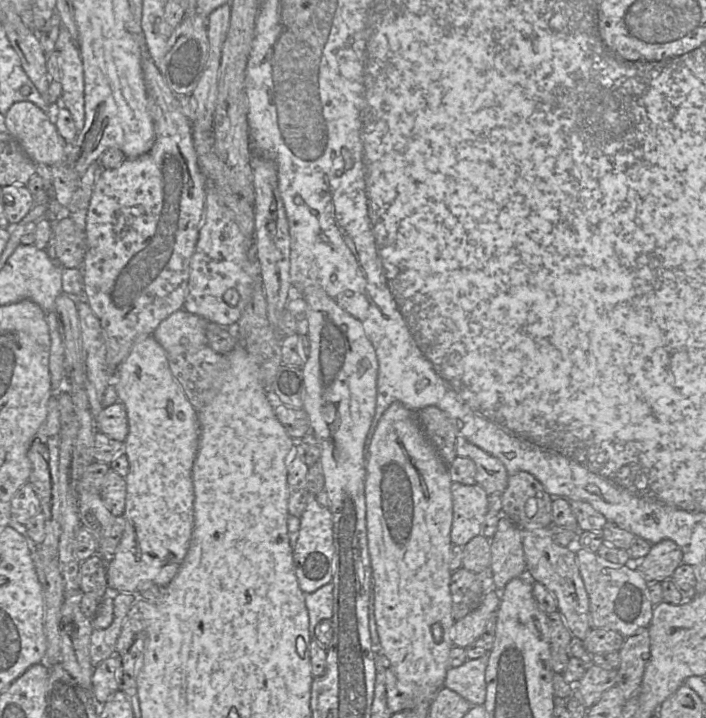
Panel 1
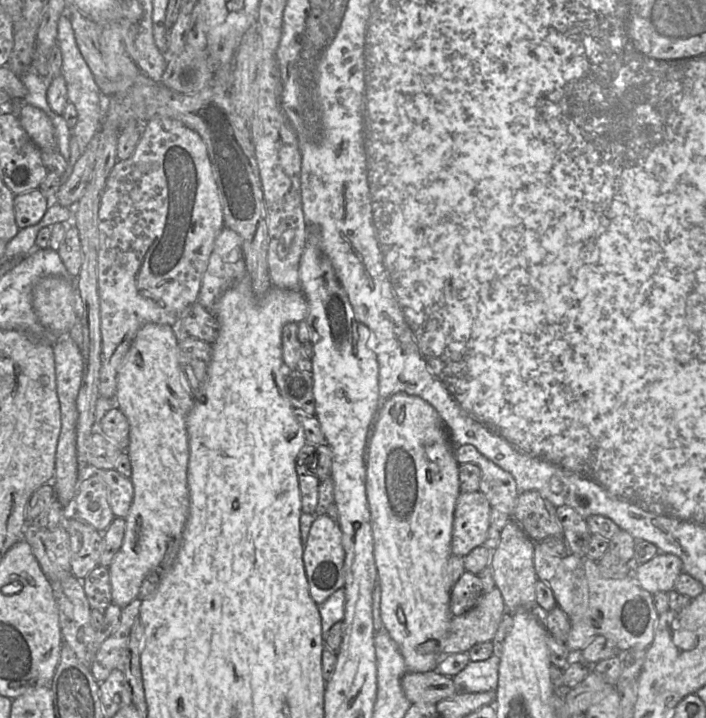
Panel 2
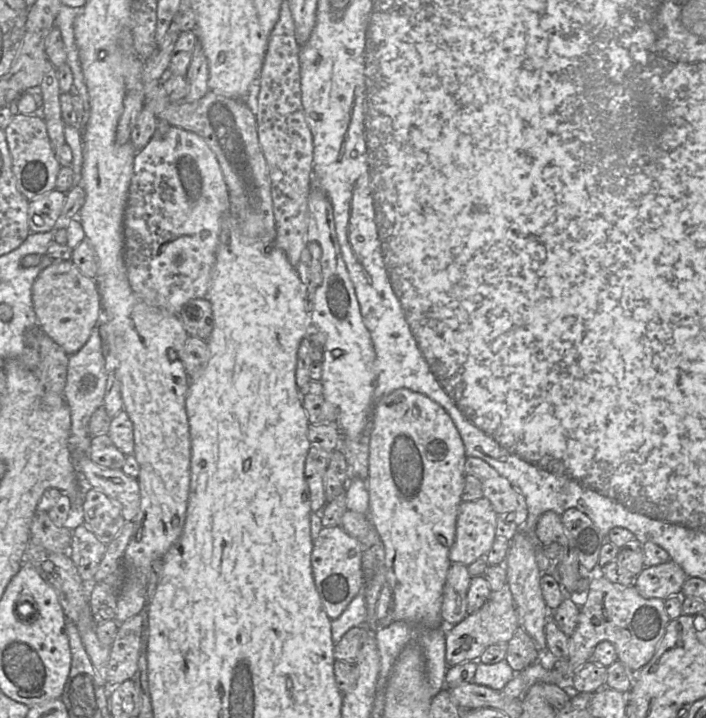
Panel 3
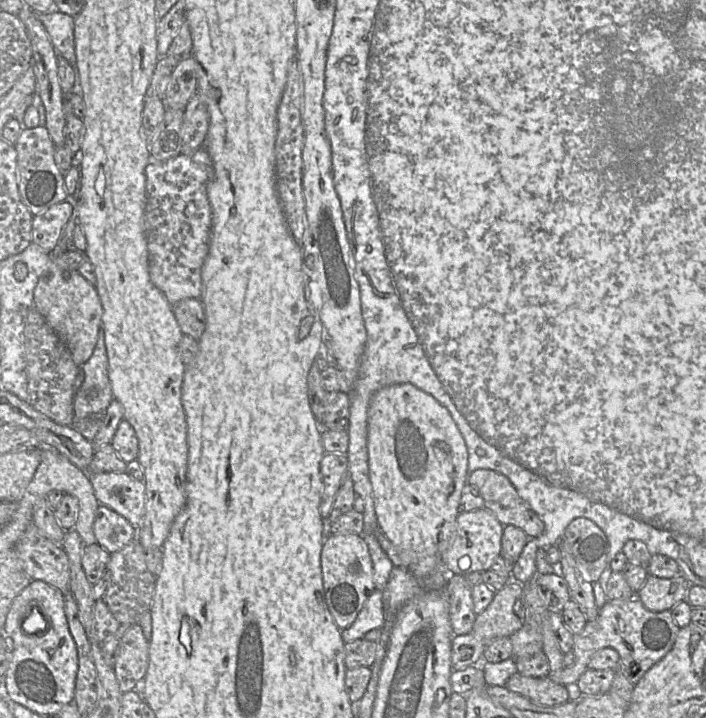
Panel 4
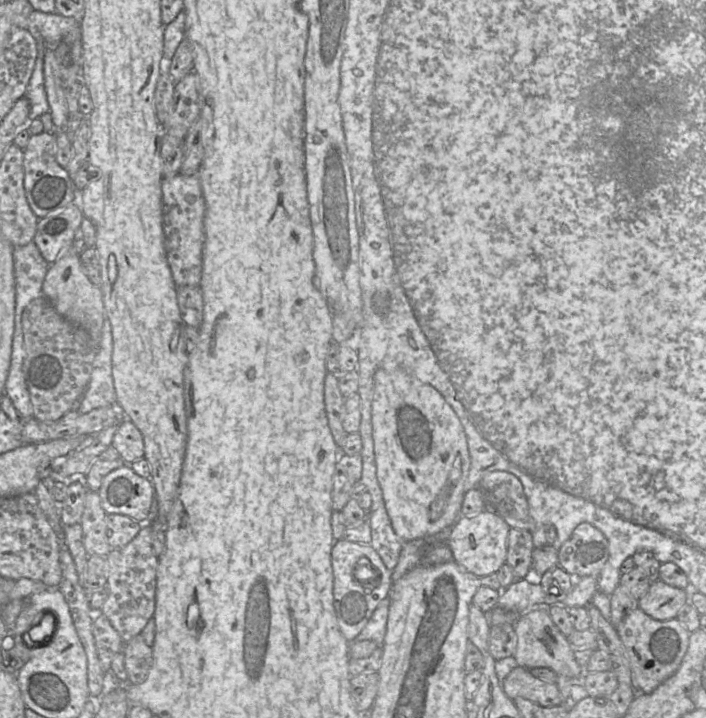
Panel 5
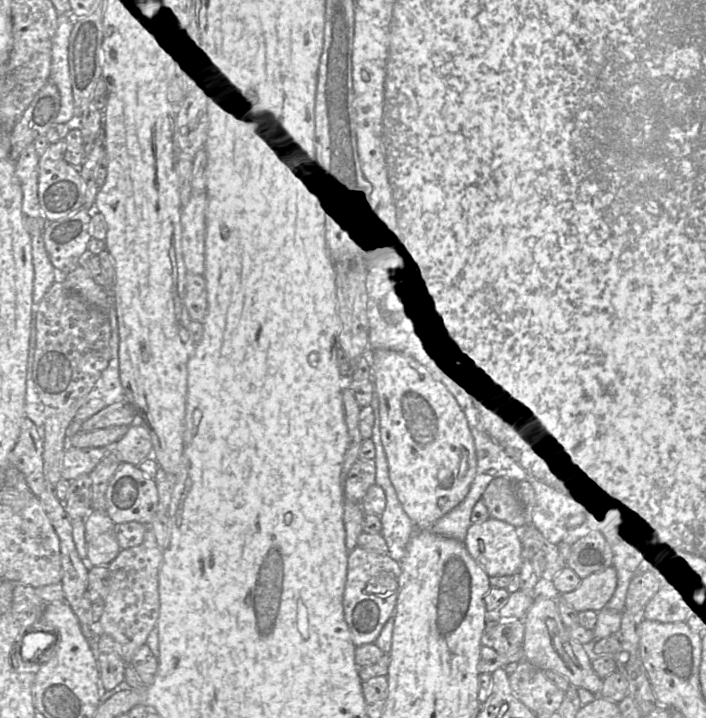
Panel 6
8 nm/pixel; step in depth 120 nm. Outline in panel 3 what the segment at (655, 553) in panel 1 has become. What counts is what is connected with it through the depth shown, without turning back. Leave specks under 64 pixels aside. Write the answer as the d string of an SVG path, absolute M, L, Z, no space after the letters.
M673 560L644 567L635 577L634 586L643 598L665 600L671 596L681 596L682 586L687 579L684 570Z

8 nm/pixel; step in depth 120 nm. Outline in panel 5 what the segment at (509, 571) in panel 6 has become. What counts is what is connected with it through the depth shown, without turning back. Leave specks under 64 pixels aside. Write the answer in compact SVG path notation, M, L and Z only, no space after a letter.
M491 509L475 515L461 515L444 535L432 542L444 541L453 554L453 560L466 571L479 578L497 572L507 560L508 535L511 527Z

